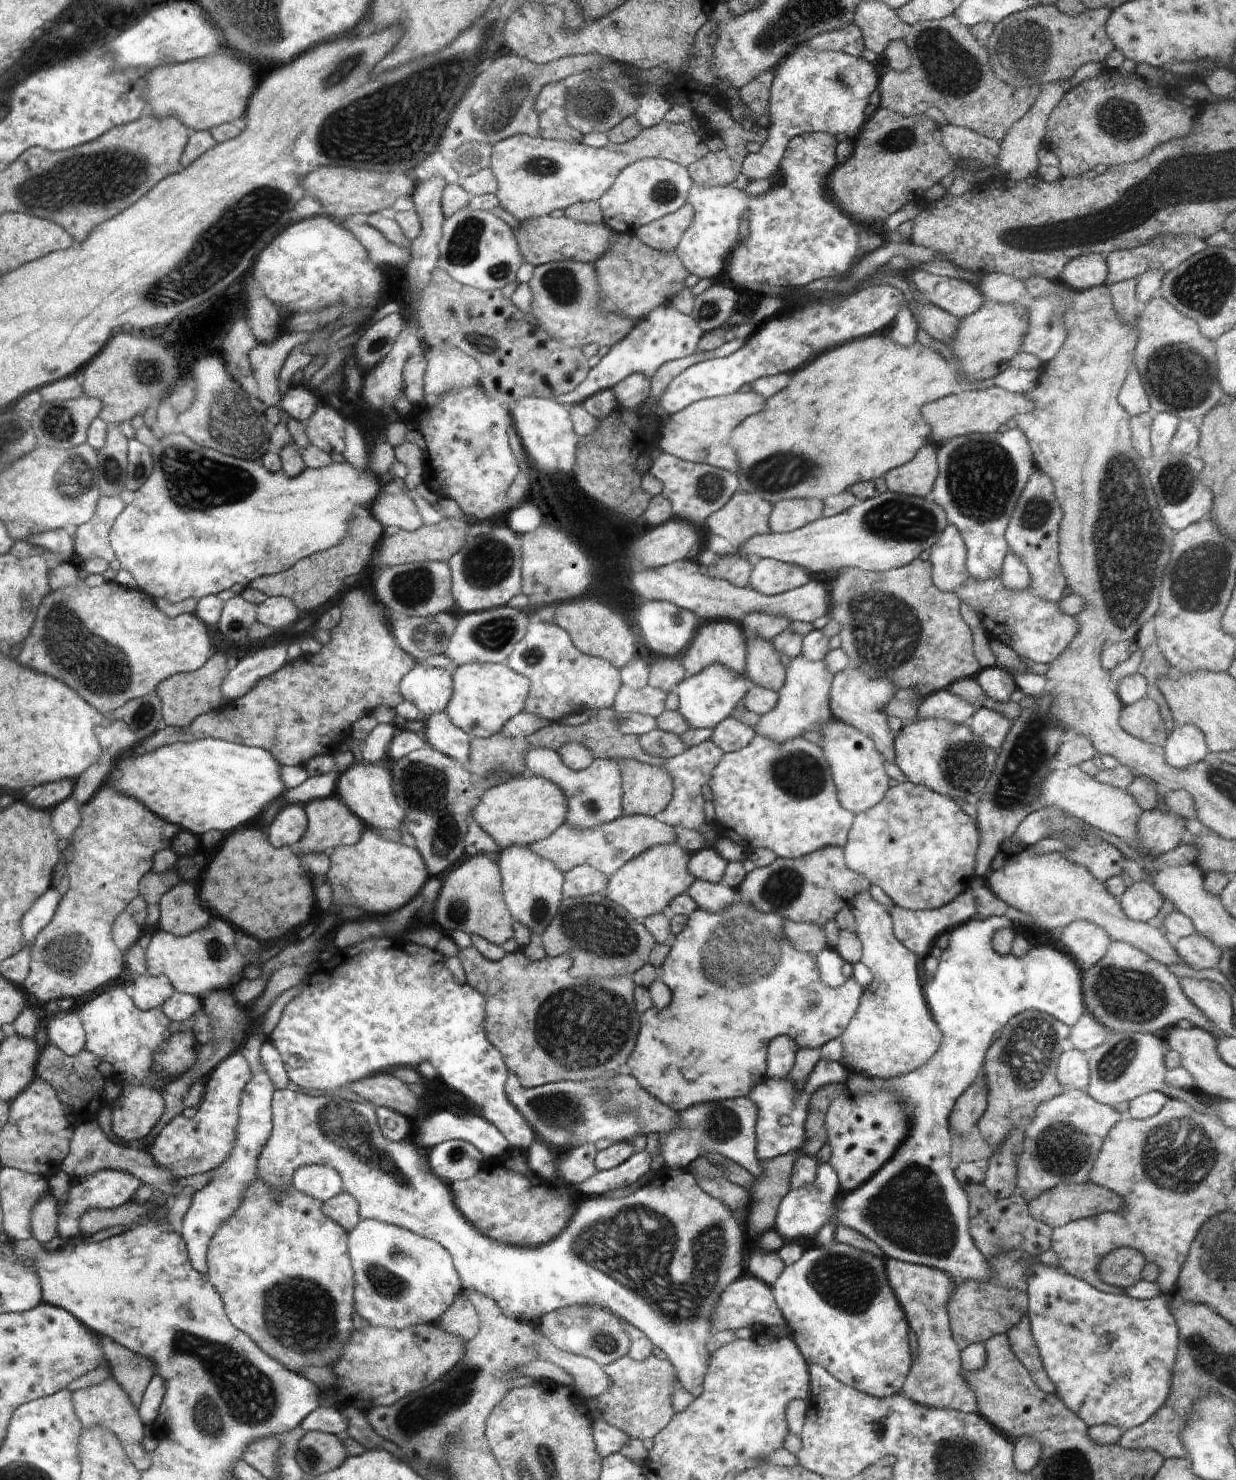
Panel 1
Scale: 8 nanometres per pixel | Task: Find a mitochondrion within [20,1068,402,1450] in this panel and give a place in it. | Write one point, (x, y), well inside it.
(242, 1393)

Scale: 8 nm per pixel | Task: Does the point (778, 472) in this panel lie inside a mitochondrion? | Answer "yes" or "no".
yes

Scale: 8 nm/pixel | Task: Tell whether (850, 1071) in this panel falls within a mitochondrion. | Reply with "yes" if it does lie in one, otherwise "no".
no

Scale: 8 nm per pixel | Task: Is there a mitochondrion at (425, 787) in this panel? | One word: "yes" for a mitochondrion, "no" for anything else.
yes

